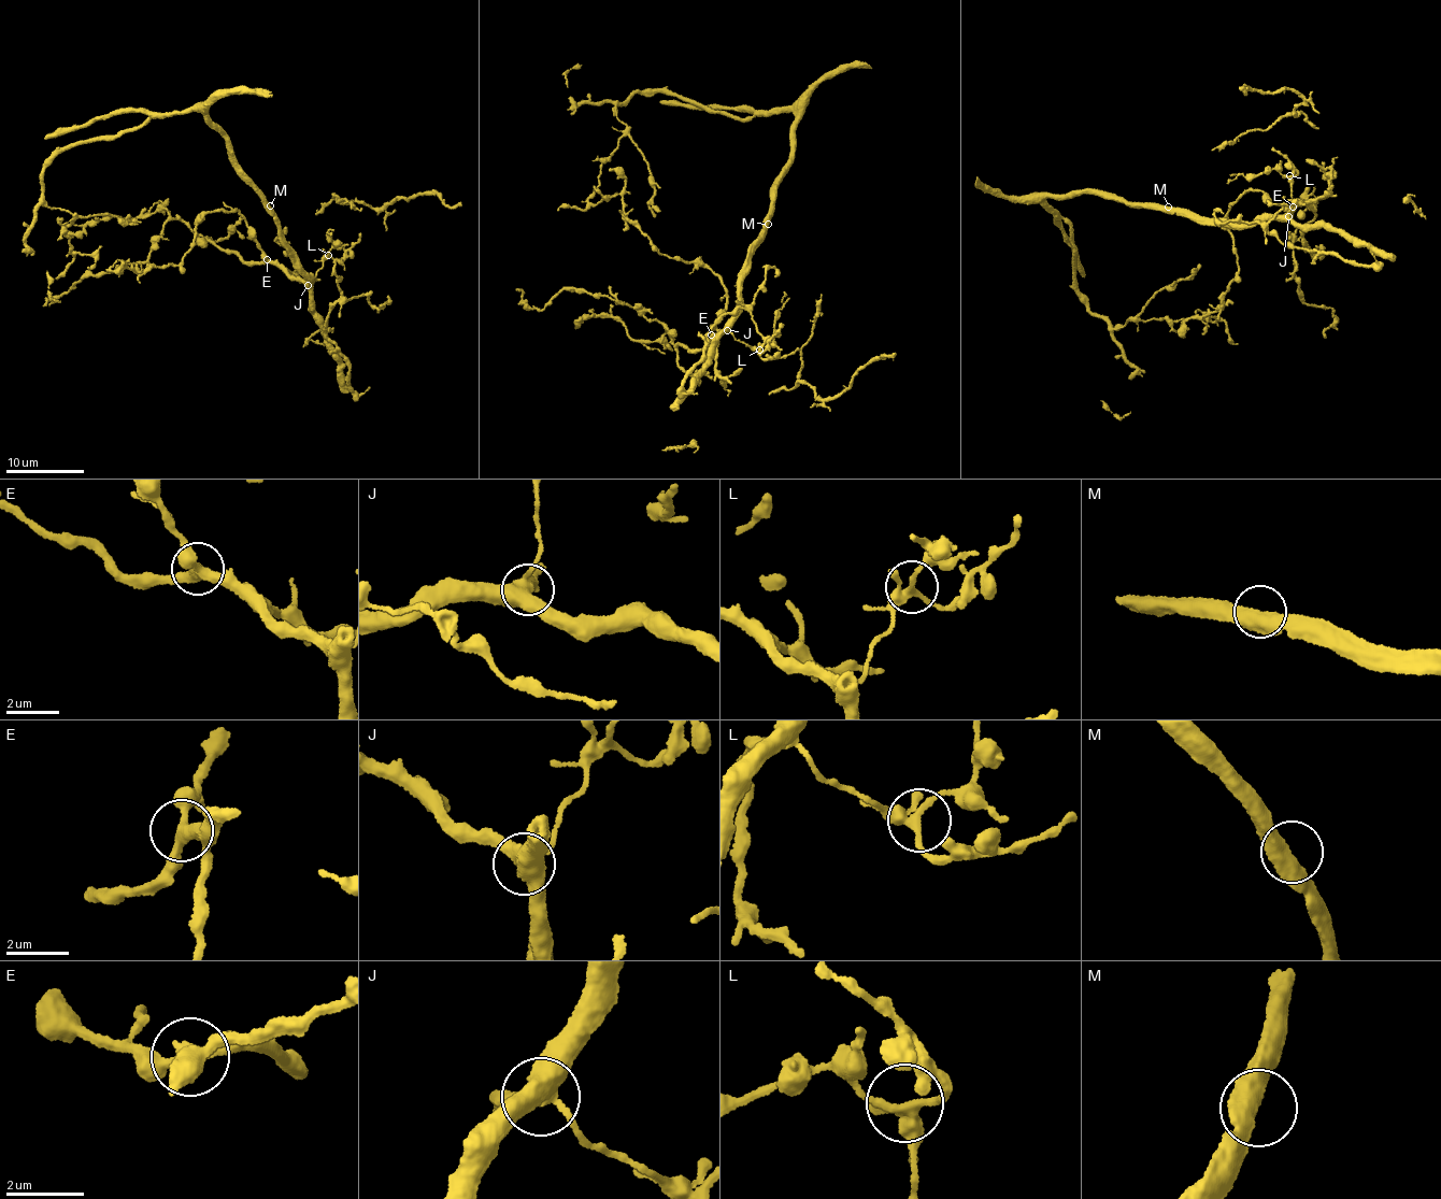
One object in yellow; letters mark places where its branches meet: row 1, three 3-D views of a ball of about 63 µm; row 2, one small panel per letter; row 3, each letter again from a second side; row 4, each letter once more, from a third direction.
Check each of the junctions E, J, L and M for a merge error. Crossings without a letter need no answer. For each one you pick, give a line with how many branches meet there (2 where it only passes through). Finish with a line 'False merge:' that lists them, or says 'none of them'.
False merge: none of them

